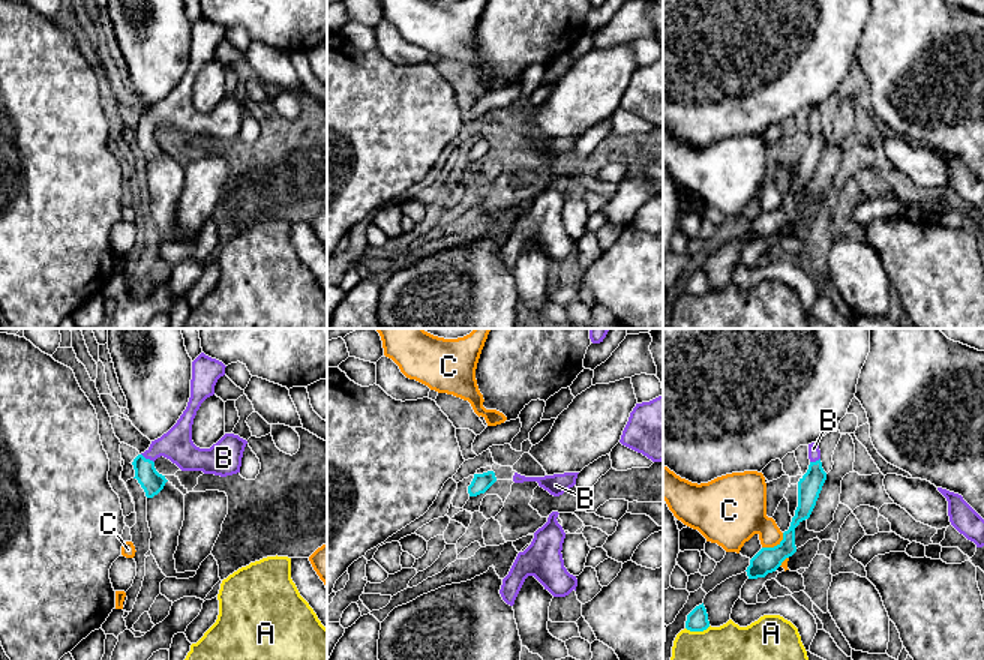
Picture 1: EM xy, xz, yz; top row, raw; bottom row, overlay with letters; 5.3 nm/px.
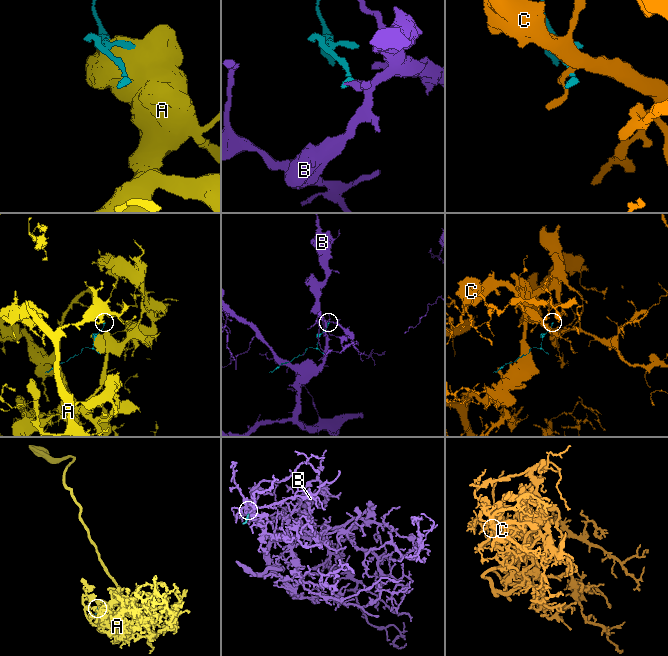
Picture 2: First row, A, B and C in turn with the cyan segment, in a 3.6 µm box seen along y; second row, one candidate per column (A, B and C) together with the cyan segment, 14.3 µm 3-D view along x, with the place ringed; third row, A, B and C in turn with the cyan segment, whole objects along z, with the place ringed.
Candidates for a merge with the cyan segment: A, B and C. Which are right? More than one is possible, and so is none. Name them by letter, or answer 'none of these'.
B

